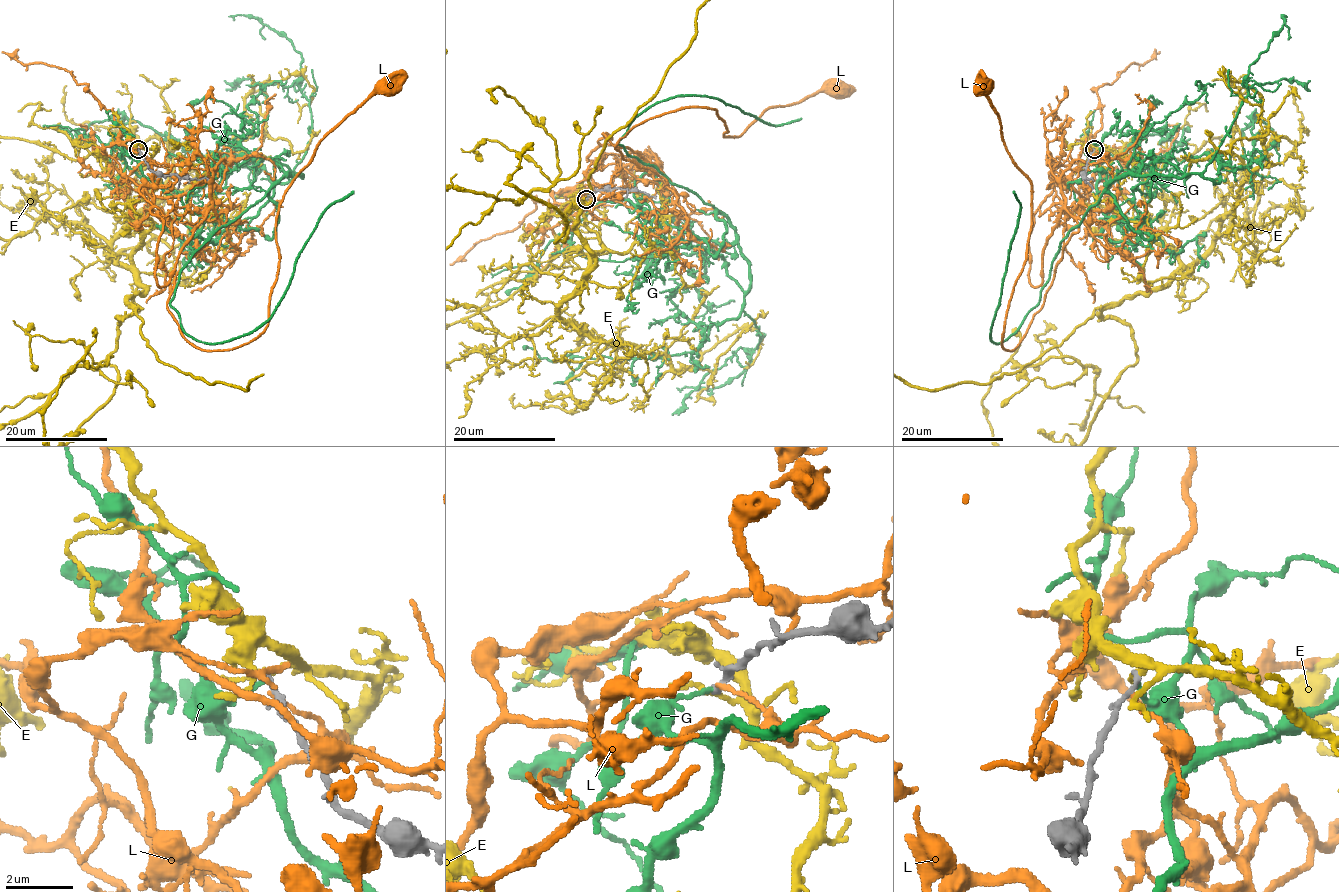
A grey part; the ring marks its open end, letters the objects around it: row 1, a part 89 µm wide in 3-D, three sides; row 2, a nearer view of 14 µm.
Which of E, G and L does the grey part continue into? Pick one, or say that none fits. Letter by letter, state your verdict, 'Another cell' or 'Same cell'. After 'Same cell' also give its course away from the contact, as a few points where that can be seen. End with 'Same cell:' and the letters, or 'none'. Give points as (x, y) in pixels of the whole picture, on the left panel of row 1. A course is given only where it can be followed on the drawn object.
E: Another cell
G: Another cell
L: Another cell
Same cell: none

